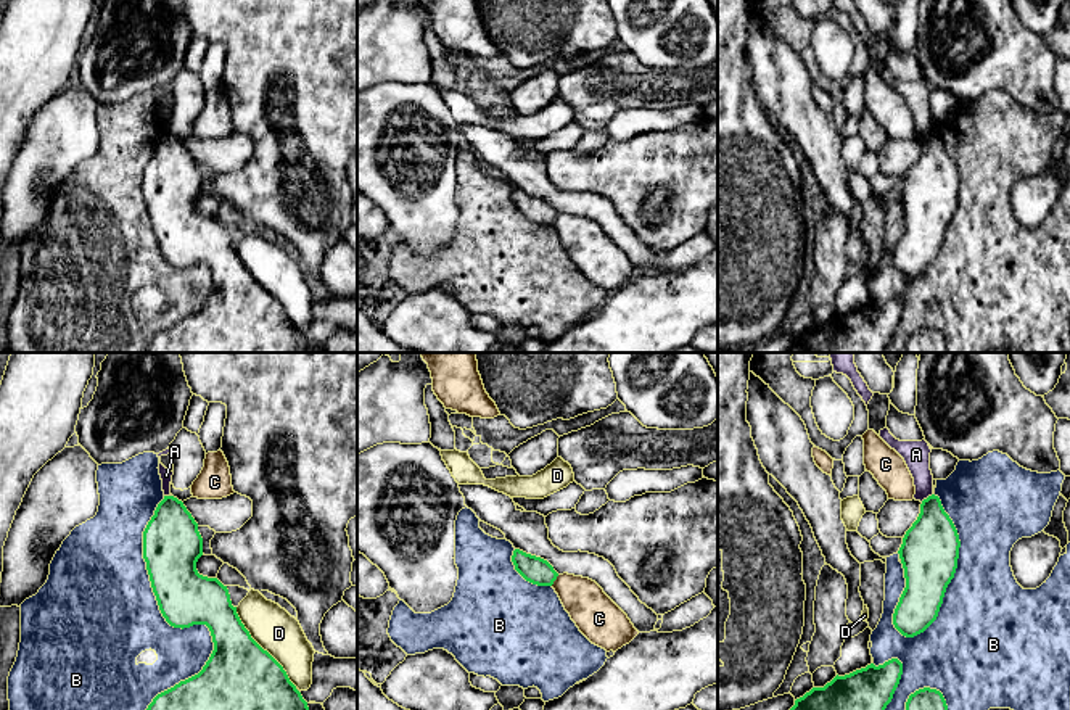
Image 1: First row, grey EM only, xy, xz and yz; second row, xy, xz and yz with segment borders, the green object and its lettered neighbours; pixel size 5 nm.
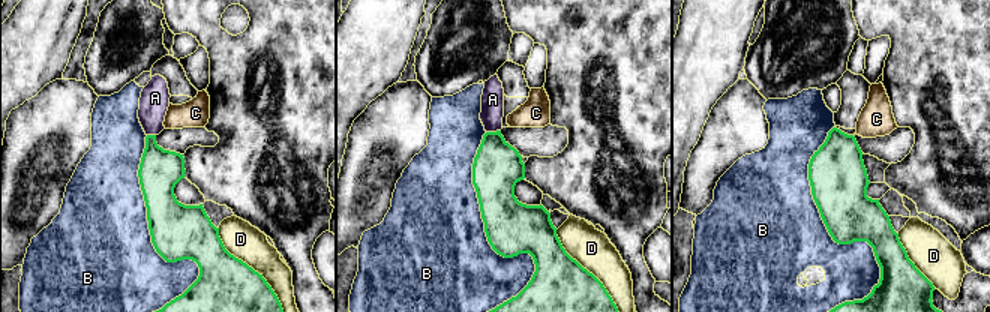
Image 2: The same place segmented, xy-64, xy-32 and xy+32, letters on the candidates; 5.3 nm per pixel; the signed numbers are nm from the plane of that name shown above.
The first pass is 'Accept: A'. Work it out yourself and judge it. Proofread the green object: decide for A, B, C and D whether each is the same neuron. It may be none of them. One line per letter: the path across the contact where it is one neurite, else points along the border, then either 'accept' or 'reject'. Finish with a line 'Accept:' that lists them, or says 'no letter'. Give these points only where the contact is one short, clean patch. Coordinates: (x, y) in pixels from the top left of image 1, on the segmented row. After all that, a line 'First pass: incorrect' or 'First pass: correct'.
A: border along yz (932, 493), (921, 501); reject
B: reject
C: reject
D: reject
Accept: no letter
First pass: incorrect

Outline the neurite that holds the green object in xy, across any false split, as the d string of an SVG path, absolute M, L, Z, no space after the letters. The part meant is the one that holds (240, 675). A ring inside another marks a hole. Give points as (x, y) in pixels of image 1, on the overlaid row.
M164 496L143 531L159 610L174 628L206 625L214 650L203 670L158 694L146 710L309 710L283 667L241 623L227 586L198 573L203 538L182 501Z

